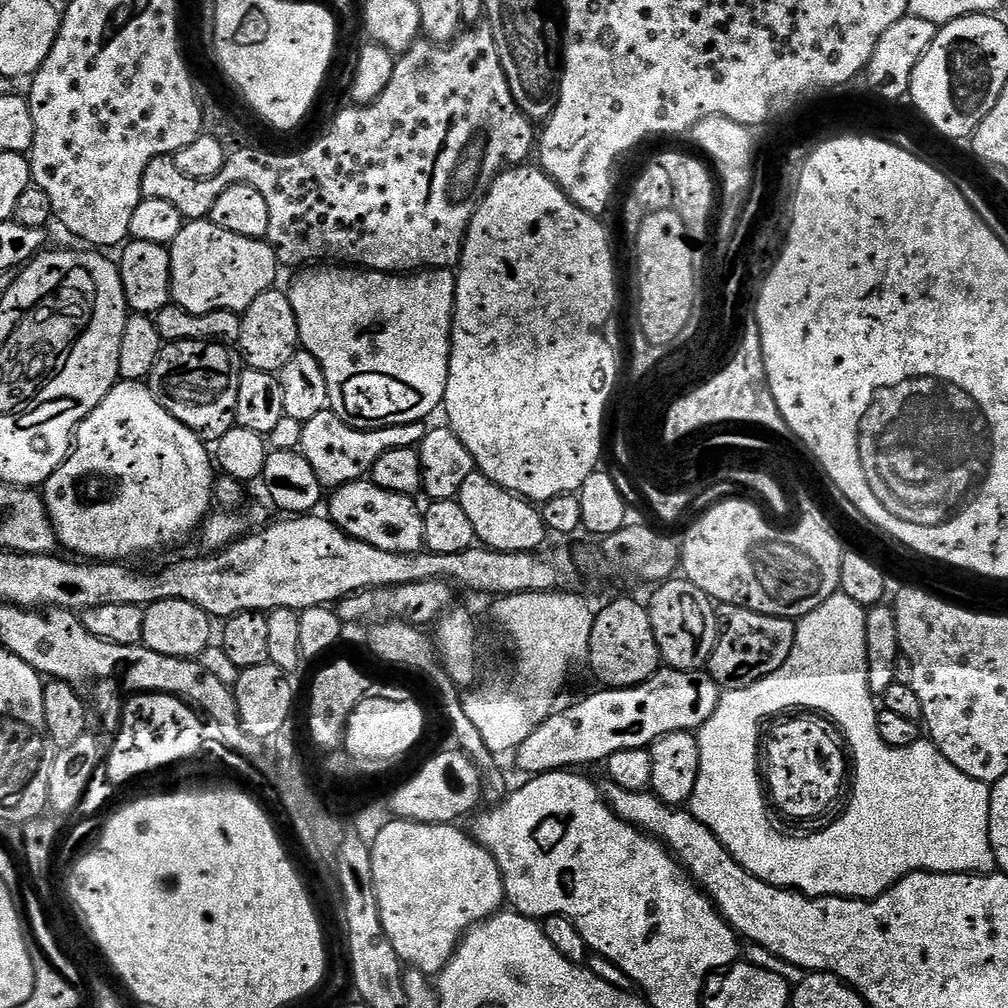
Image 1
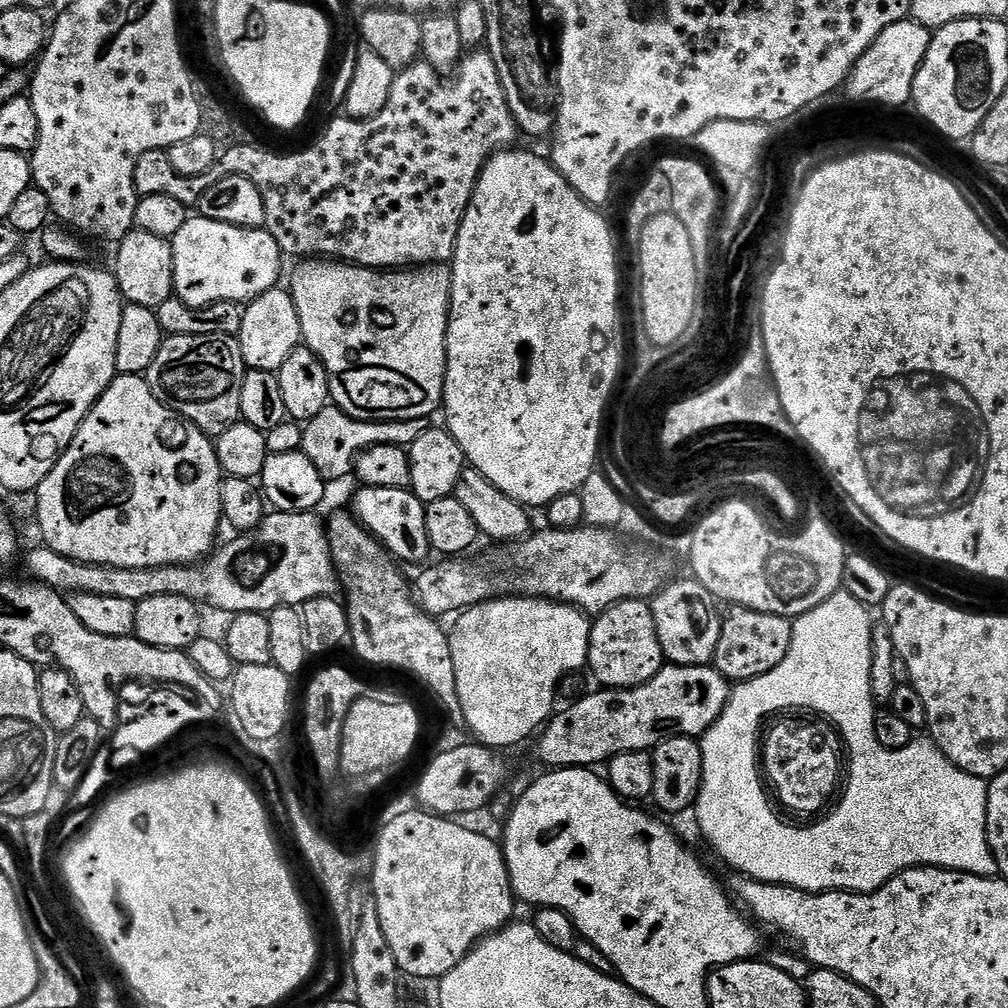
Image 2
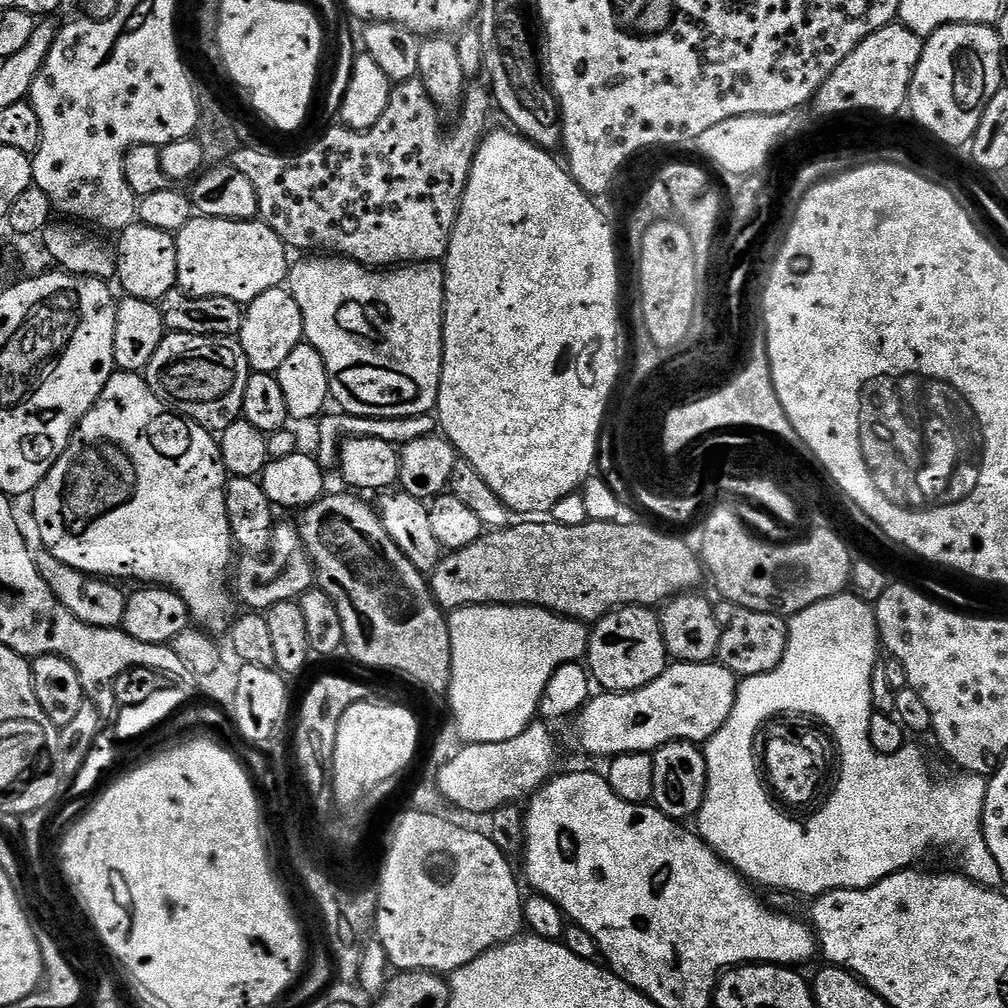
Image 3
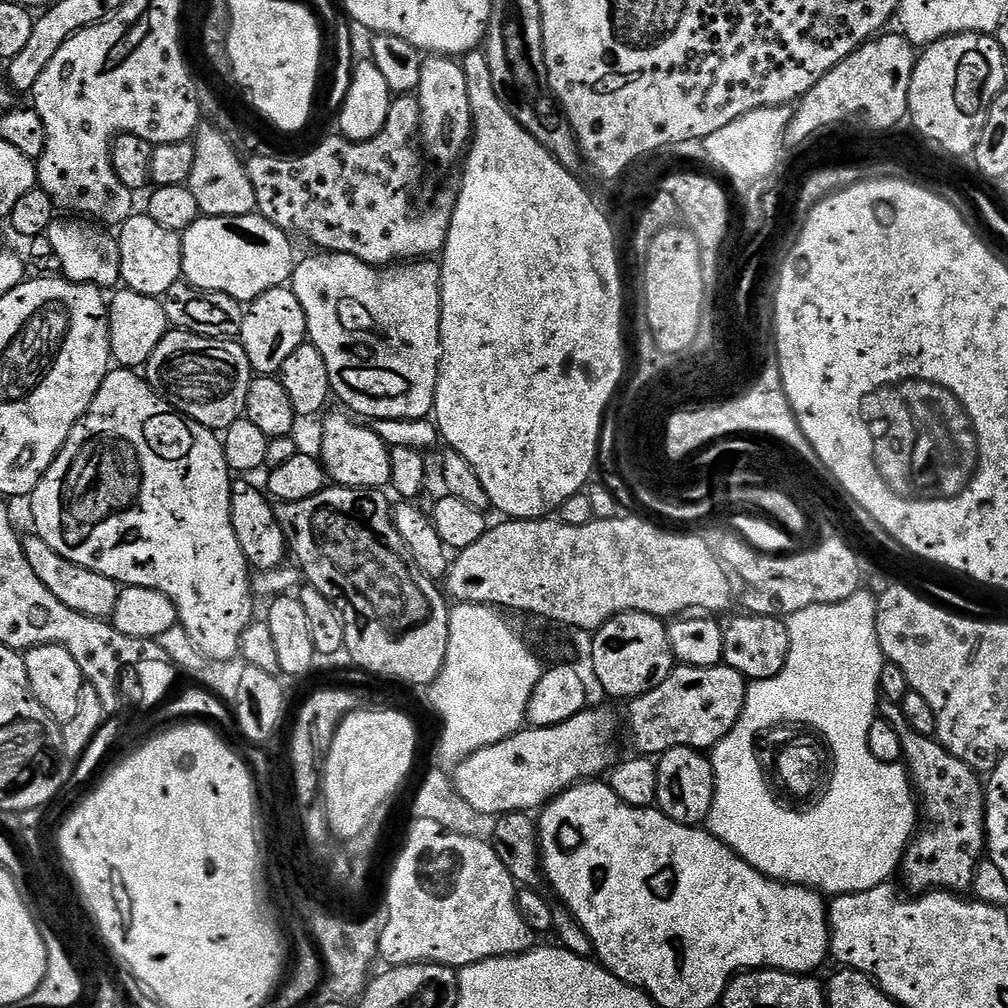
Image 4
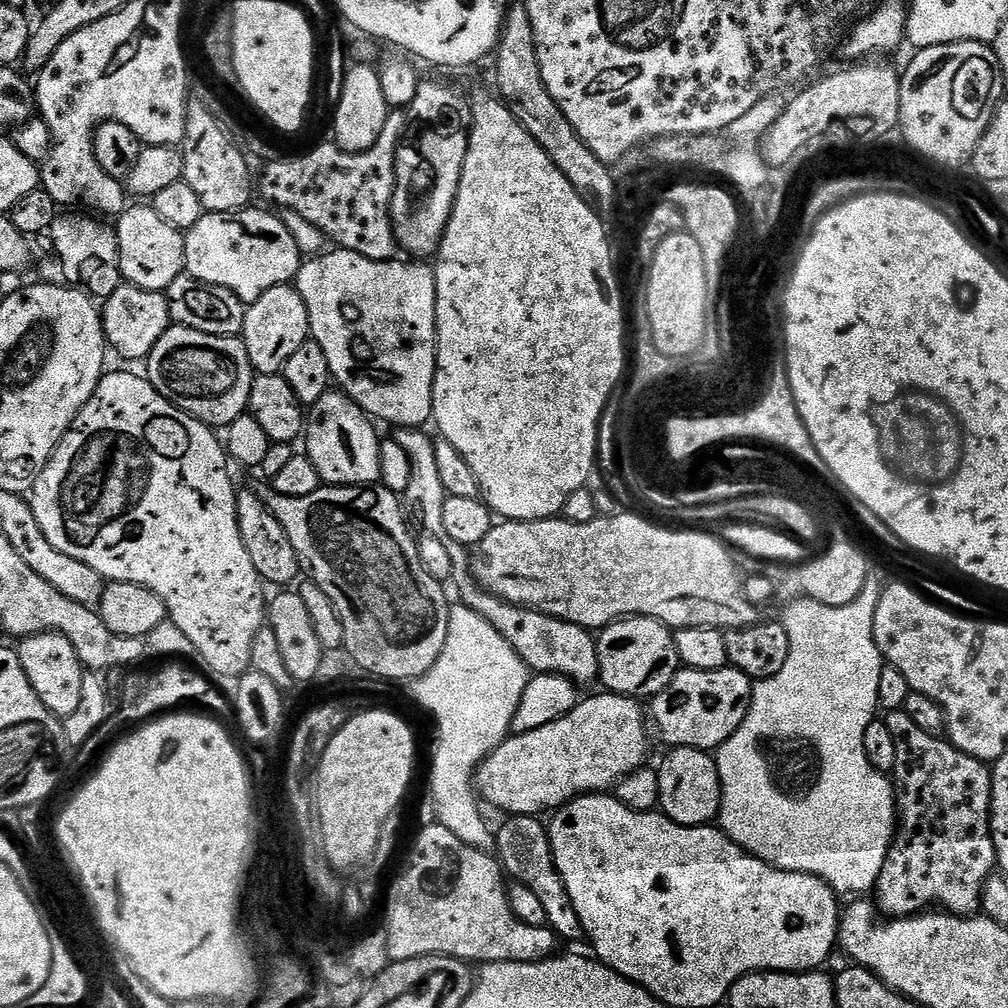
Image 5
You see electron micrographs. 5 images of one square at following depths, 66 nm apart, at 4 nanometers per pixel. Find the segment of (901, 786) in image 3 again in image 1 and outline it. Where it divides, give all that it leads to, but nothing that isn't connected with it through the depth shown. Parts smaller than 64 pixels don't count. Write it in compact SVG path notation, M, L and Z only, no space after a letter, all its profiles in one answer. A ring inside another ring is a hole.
M836 591L830 598L826 598L826 602L822 602L822 606L818 606L810 614L801 616L796 626L796 641L790 650L790 658L786 658L786 662L778 670L774 670L774 674L770 674L766 678L762 678L758 682L754 682L754 686L746 686L742 690L730 690L721 695L716 712L710 714L708 721L698 729L698 739L700 742L700 781L694 786L694 794L690 801L690 811L694 818L698 818L702 822L702 826L706 826L716 835L718 842L722 842L722 846L732 857L745 868L754 878L758 878L767 884L773 884L776 888L790 888L800 892L803 896L847 896L850 900L872 900L876 896L880 896L886 890L893 888L895 884L903 876L909 876L915 872L966 872L969 874L992 874L997 871L996 859L994 858L994 850L990 846L990 798L992 797L992 789L987 784L978 782L974 778L970 778L966 774L962 774L962 770L958 770L958 766L951 764L948 759L937 750L931 739L921 738L914 741L909 748L891 748L886 746L886 742L882 742L882 738L878 734L878 726L876 725L876 713L878 711L877 701L874 699L868 679L866 678L866 609L854 602L854 598L850 598L845 592ZM784 704L812 704L812 708L824 708L824 712L832 712L832 716L836 716L836 720L840 720L840 724L844 724L844 728L848 728L848 736L852 736L852 748L856 748L856 760L860 760L860 784L856 784L856 800L852 800L852 812L848 812L848 816L844 816L844 820L840 820L840 824L836 824L836 828L832 828L832 832L824 832L824 836L812 836L812 840L780 840L780 836L776 836L774 830L770 830L769 822L765 821L766 809L760 808L760 792L756 792L756 772L752 772L752 748L756 748L756 720L760 720L760 716L764 716L764 712L776 712L776 708L784 708Z

